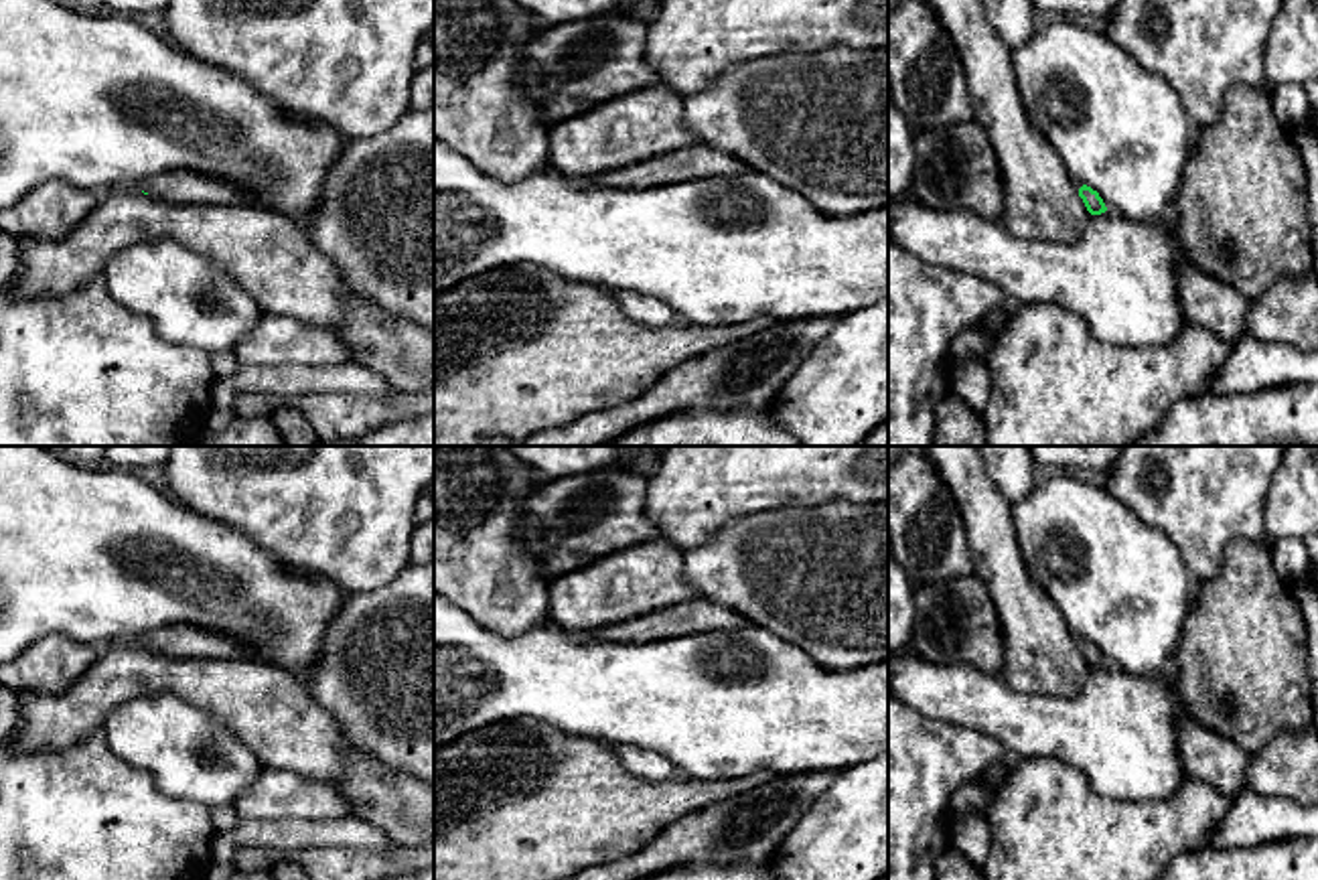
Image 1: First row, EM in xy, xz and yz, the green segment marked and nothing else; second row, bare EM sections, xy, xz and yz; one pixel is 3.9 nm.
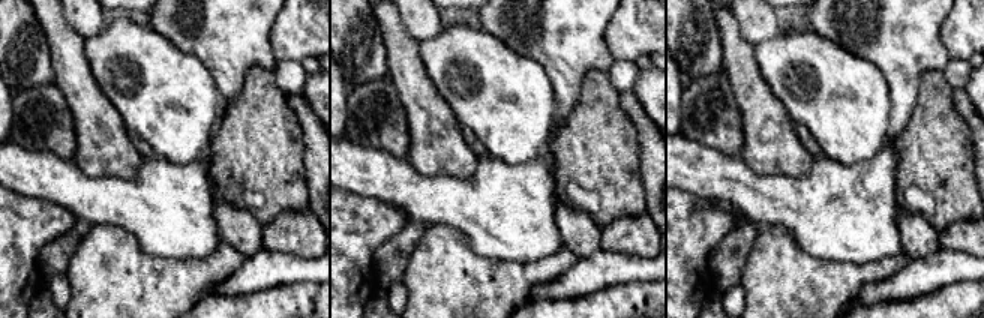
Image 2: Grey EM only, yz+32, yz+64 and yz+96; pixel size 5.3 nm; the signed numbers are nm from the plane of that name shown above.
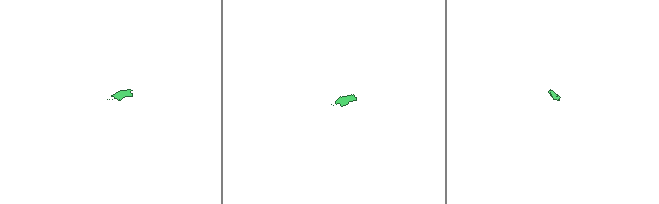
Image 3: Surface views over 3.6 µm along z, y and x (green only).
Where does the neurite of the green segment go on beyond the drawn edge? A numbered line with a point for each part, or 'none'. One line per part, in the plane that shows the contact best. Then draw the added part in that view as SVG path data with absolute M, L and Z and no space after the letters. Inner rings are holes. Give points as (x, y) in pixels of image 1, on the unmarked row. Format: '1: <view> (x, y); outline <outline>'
1: xy (189, 641); outline M166 625L138 639L140 645L166 657L247 659L251 649L237 637L195 625Z

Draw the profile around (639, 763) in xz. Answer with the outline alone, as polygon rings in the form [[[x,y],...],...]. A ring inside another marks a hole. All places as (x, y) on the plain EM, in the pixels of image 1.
[[[614,746],[618,762],[623,768],[643,781],[665,783],[681,777],[681,773],[657,752],[647,752],[637,746]]]

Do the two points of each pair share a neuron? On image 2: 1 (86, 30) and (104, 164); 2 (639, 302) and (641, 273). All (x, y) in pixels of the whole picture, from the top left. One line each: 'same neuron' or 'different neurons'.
1: different neurons
2: different neurons

